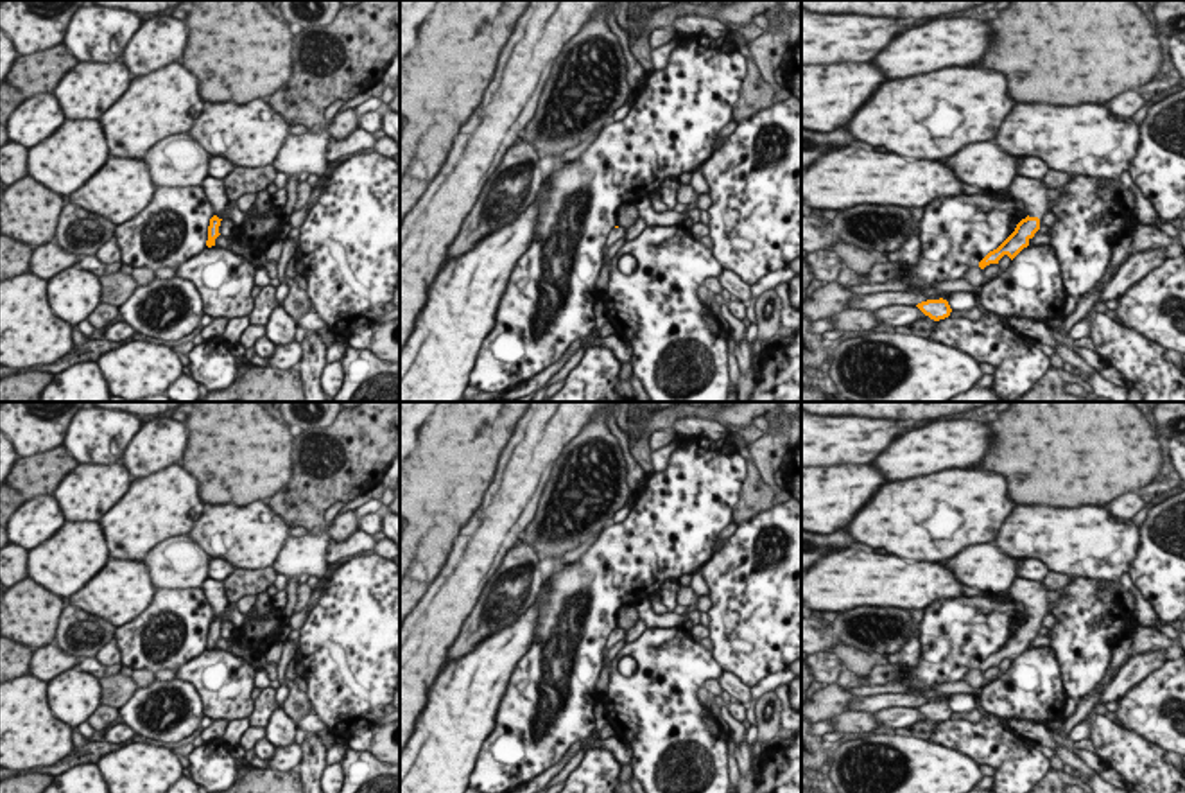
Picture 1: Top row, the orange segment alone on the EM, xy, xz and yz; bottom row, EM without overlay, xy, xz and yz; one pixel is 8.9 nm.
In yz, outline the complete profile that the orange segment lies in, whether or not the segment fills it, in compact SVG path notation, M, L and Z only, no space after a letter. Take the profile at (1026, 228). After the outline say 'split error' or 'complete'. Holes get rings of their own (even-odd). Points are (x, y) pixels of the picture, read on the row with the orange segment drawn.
M1013 176L1006 192L1027 210L1027 217L1016 224L1015 231L997 249L990 251L979 262L981 269L990 264L999 264L1004 255L1013 260L1024 248L1029 246L1029 240L1040 230L1042 214L1049 210L1045 190L1047 187L1042 179Z; split error

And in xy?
M206 176L199 187L204 190L206 197L213 208L213 217L210 219L208 240L206 240L206 246L212 248L212 246L215 246L215 239L221 235L219 233L219 226L222 221L221 214L228 206L228 196L226 196L222 179L217 179L213 176Z; split error

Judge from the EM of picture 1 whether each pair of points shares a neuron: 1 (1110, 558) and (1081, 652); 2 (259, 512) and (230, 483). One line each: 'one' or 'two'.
1: two
2: two

